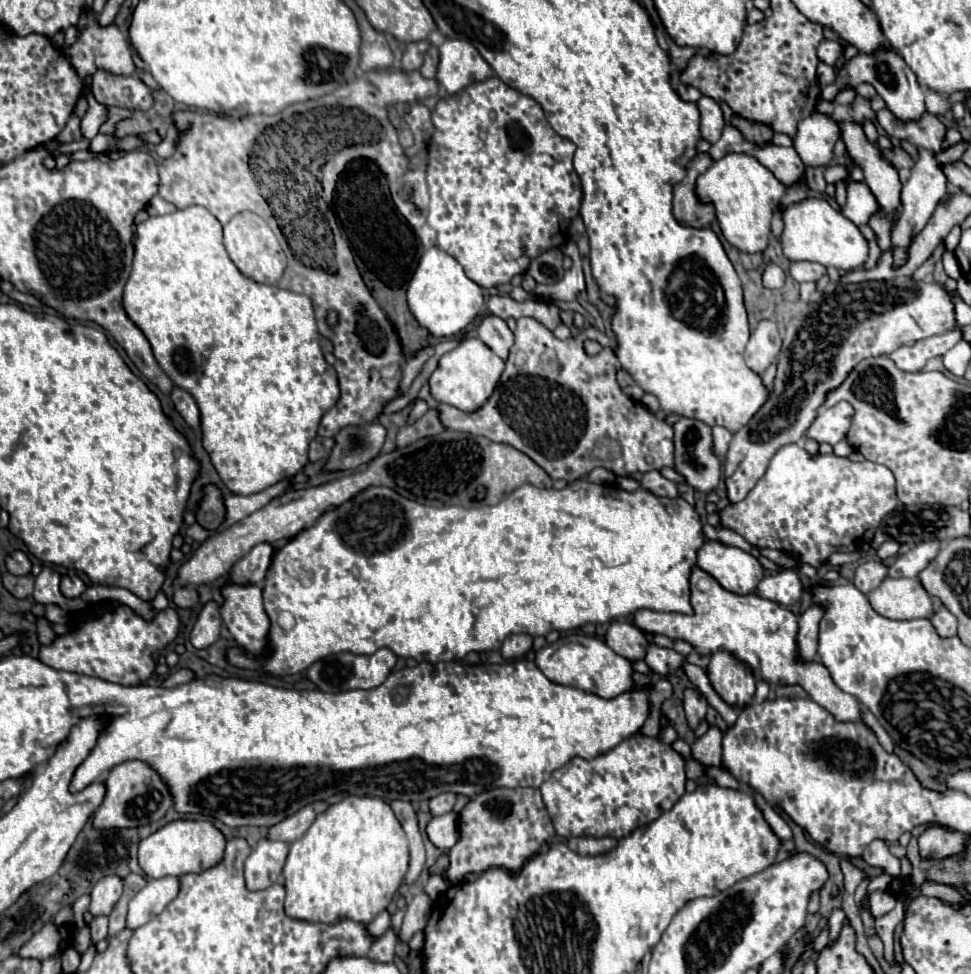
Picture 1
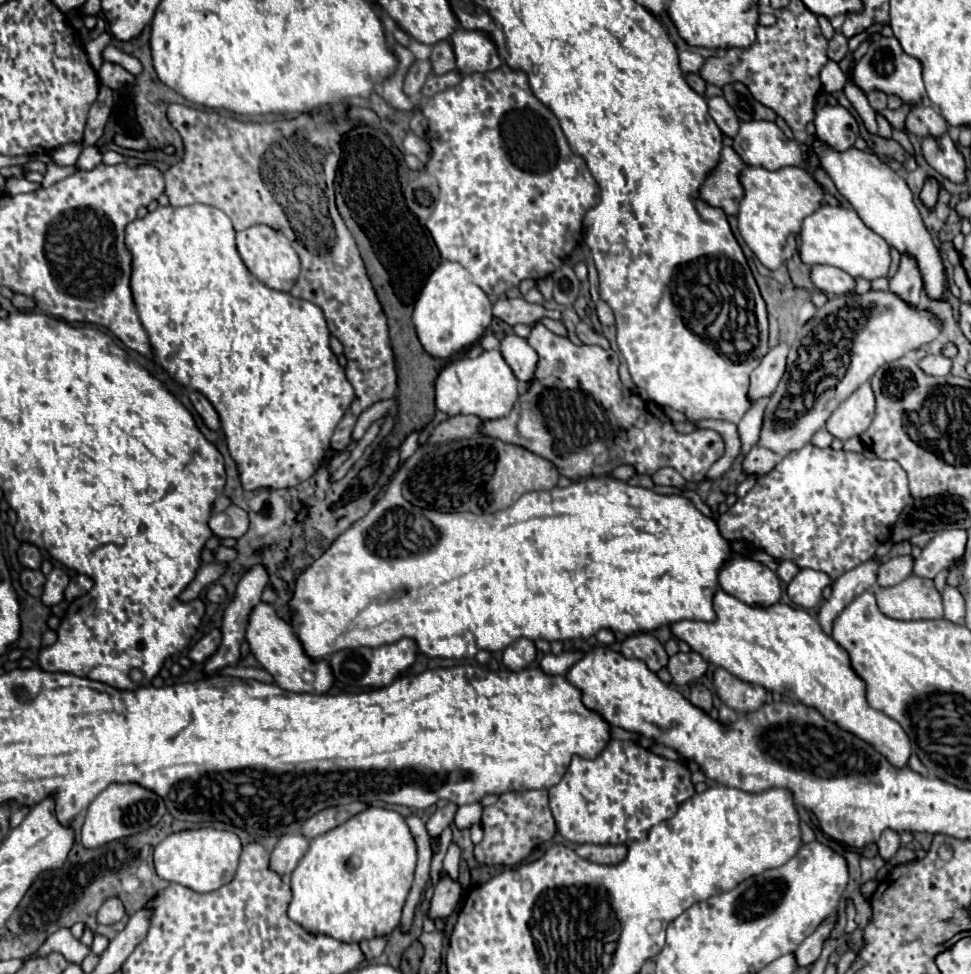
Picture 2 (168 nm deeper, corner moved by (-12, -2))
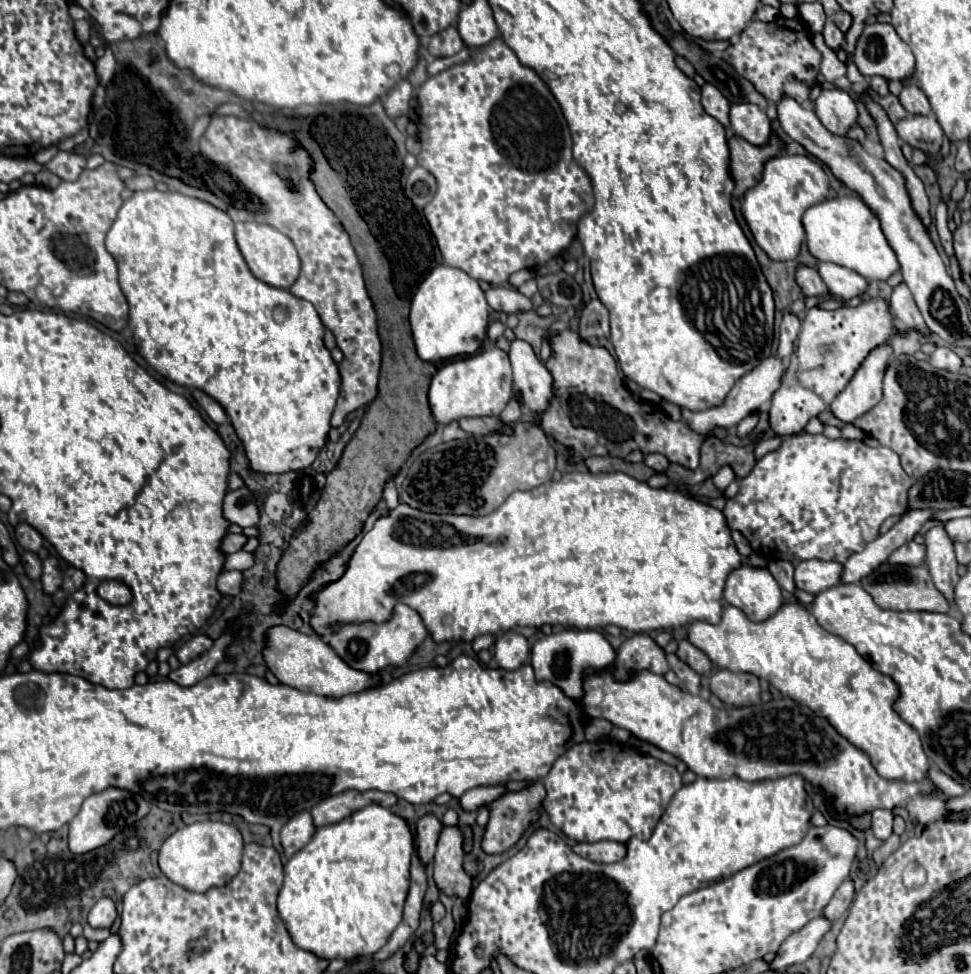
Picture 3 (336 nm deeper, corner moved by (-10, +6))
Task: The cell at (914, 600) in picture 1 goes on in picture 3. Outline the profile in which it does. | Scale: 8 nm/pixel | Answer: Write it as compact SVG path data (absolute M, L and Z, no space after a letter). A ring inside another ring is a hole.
M880 564L872 574L862 582L862 588L874 598L880 608L888 610L926 610L926 612L948 612L948 600L932 584L932 576L926 566L898 566L898 564Z

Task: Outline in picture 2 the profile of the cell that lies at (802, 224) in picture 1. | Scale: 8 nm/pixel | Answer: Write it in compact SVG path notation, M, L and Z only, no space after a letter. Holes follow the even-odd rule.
M822 204L816 212L804 218L800 230L800 260L808 266L828 264L836 266L850 276L864 276L868 280L888 274L890 268L890 246L882 236L872 232L852 208Z

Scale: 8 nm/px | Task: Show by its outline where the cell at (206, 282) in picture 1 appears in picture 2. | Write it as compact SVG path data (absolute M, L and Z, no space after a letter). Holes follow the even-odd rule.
M192 204L192 206L182 206L182 208L158 206L154 212L148 212L144 218L136 218L134 222L128 224L126 246L132 252L134 304L136 304L138 316L146 328L146 332L148 332L156 360L176 382L202 392L212 402L214 410L220 416L220 424L222 424L222 430L226 436L226 446L230 450L232 460L236 462L242 488L246 488L246 490L290 488L290 486L296 486L296 484L308 480L316 472L320 458L330 448L330 436L332 436L334 428L338 426L338 422L342 420L342 416L346 414L350 404L354 402L354 388L346 380L344 368L338 364L338 360L334 358L334 354L330 350L330 330L326 326L322 310L308 300L294 298L288 292L272 290L272 288L264 286L260 280L256 280L248 272L248 268L244 266L244 262L236 250L234 228L230 224L230 218L214 206L206 206L206 204Z

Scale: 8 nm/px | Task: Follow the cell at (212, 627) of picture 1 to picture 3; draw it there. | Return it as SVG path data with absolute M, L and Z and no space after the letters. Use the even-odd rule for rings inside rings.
M196 634L192 636L178 652L176 652L176 658L180 660L180 664L188 664L188 660L194 660L196 656L204 654L208 648L212 648L212 640L204 634Z

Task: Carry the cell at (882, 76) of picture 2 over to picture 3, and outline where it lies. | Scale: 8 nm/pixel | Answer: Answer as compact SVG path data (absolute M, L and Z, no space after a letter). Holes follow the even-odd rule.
M868 24L854 50L854 62L862 76L906 80L914 74L914 56L890 24Z

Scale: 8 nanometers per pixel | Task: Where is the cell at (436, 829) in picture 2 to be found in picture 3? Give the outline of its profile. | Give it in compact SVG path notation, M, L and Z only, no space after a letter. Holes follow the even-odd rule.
M424 816L416 824L416 846L418 846L416 850L418 850L418 858L424 866L428 866L434 858L440 830L442 830L442 824L434 816Z

